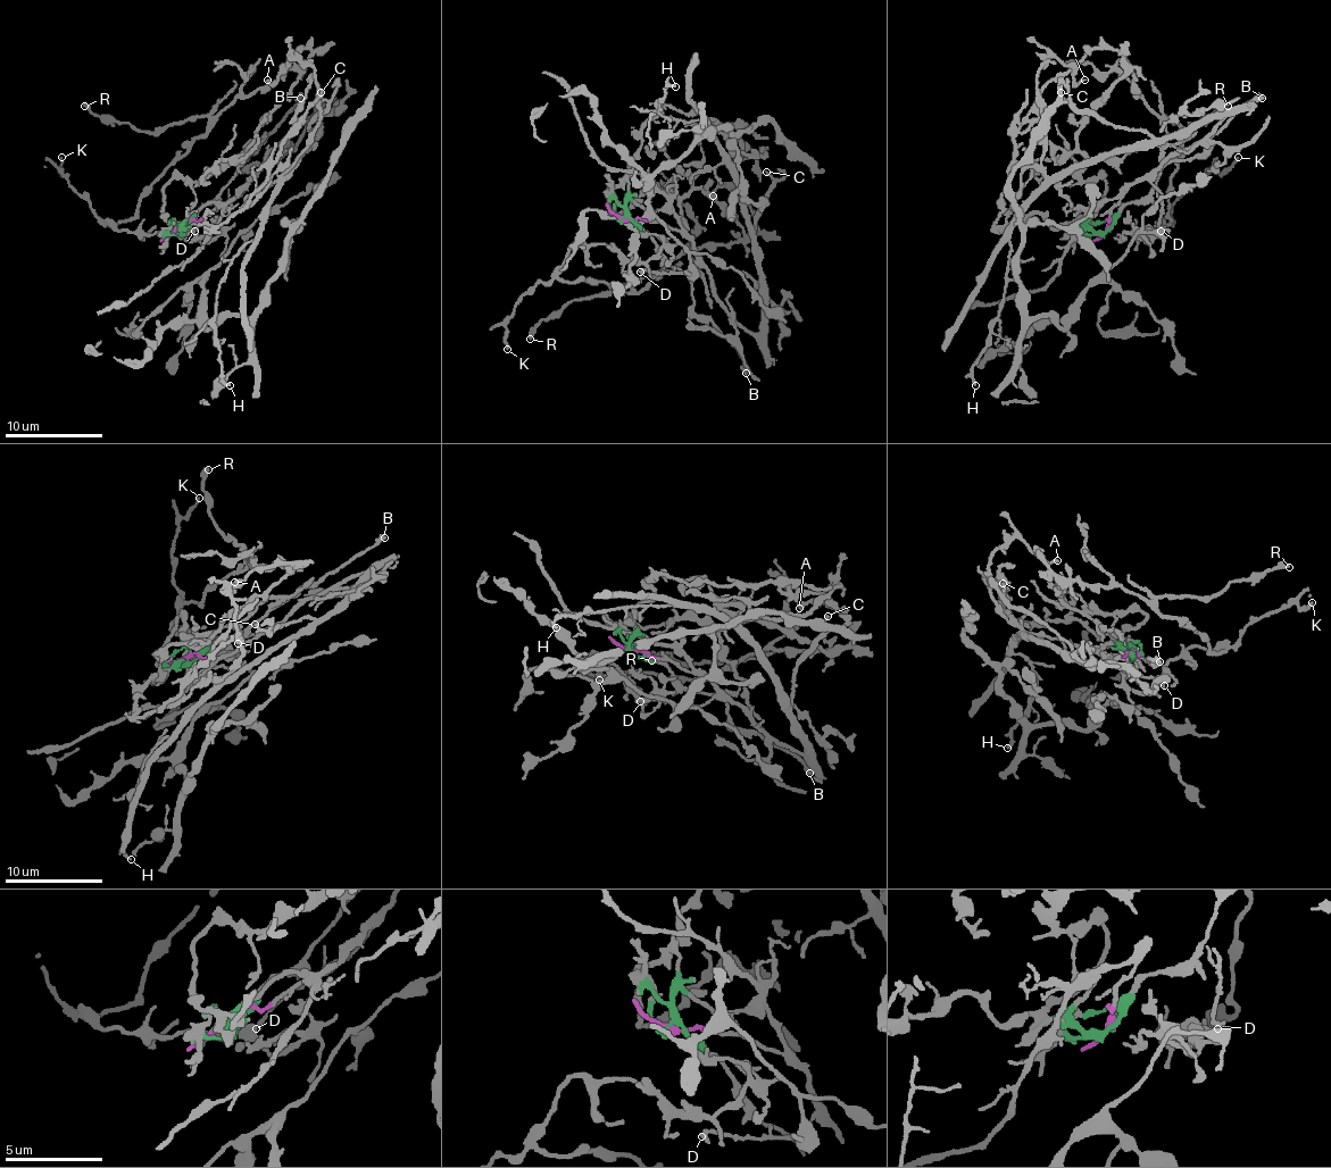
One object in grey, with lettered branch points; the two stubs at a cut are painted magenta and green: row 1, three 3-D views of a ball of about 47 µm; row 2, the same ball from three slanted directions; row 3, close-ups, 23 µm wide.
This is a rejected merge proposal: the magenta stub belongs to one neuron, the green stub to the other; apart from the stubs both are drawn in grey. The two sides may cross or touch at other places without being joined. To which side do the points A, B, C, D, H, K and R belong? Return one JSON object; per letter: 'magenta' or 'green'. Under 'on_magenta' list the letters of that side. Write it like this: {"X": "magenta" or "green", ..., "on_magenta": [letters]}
{"A": "green", "B": "green", "C": "magenta", "D": "magenta", "H": "magenta", "K": "green", "R": "green", "on_magenta": ["C", "D", "H"]}

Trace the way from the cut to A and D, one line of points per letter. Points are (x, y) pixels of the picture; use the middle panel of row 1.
A: (622, 218), (626, 201), (639, 197), (700, 189), (746, 235), (756, 231), (756, 216), (726, 186), (712, 197)
D: (622, 218), (658, 220), (681, 231), (695, 248), (695, 257), (685, 272), (639, 272)

